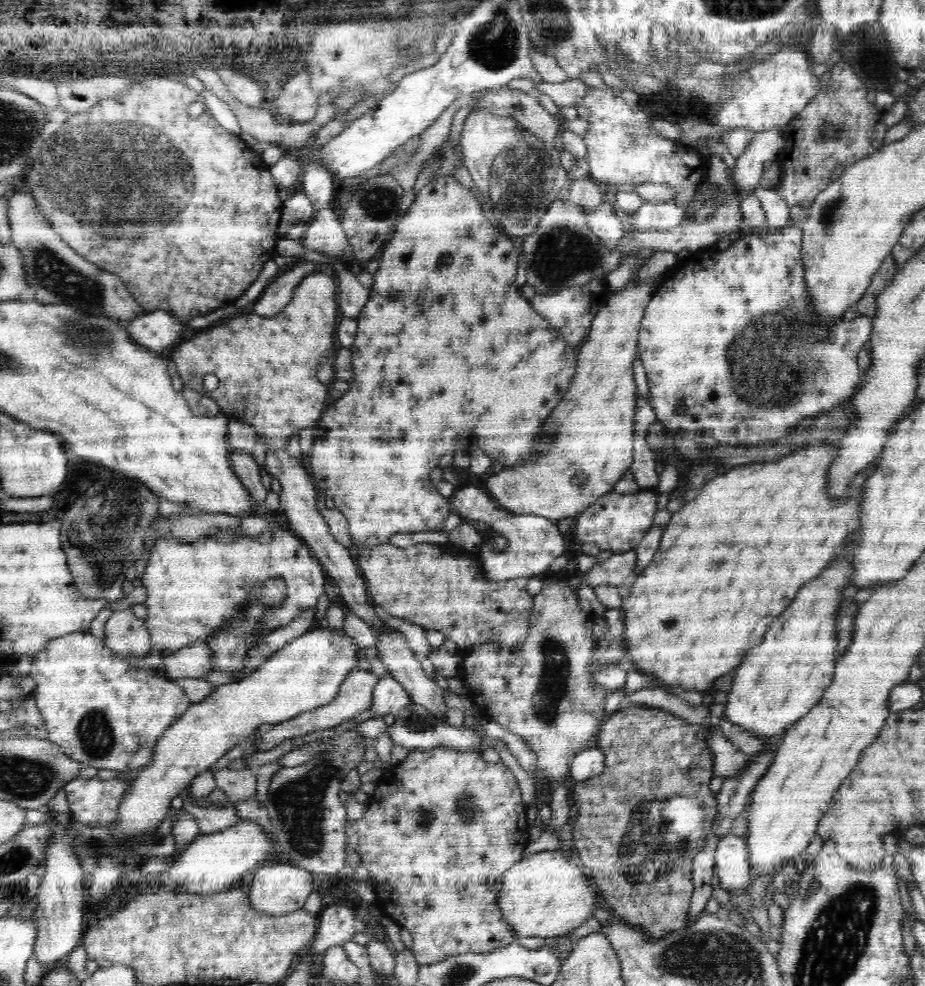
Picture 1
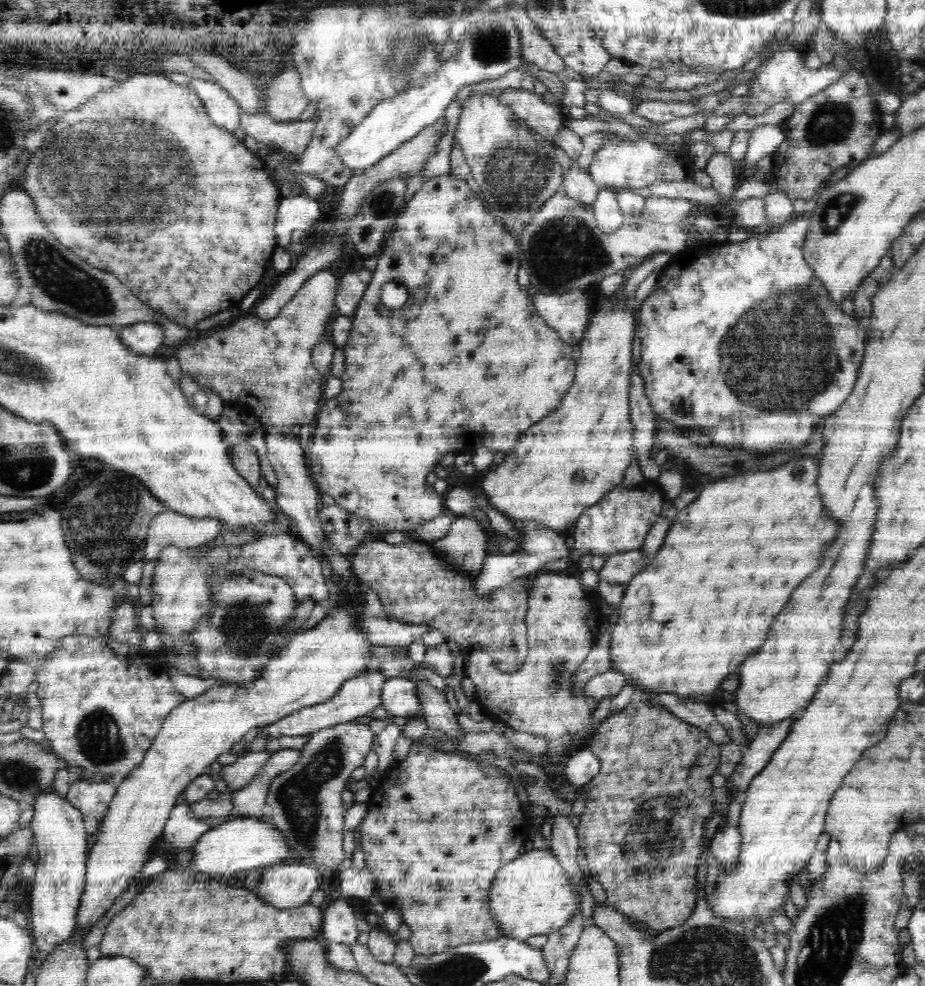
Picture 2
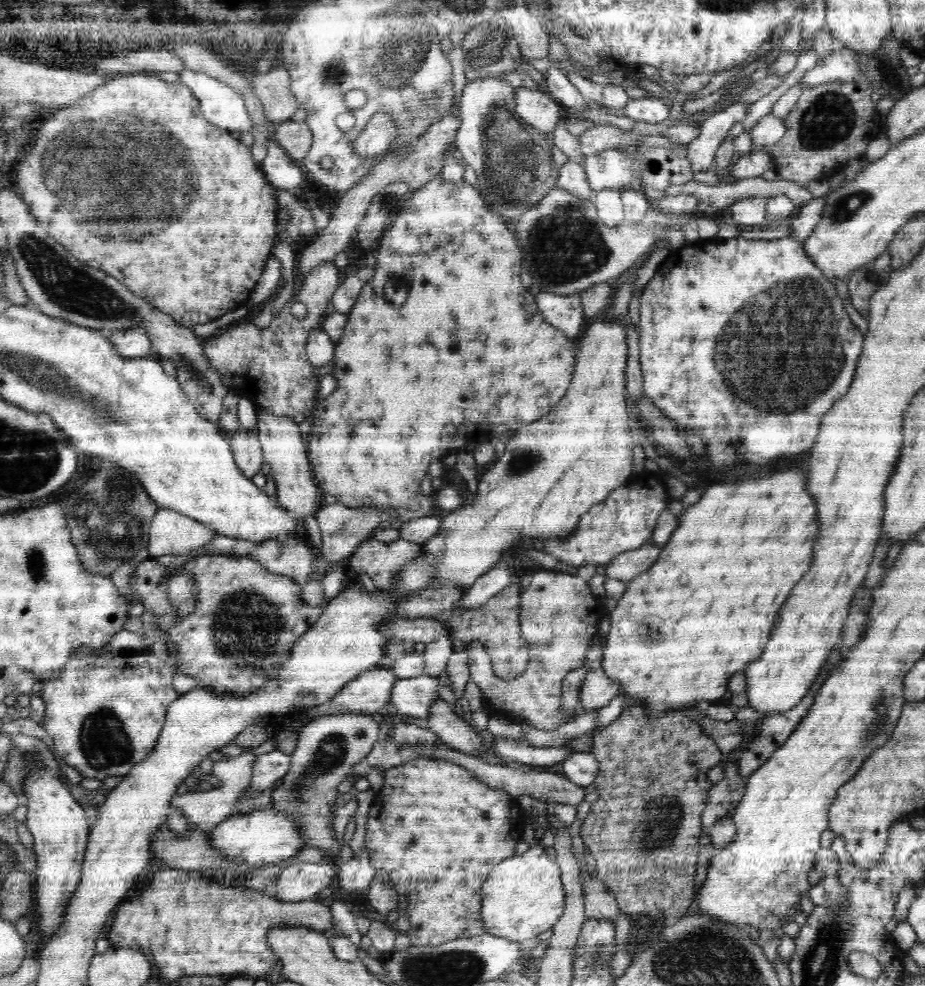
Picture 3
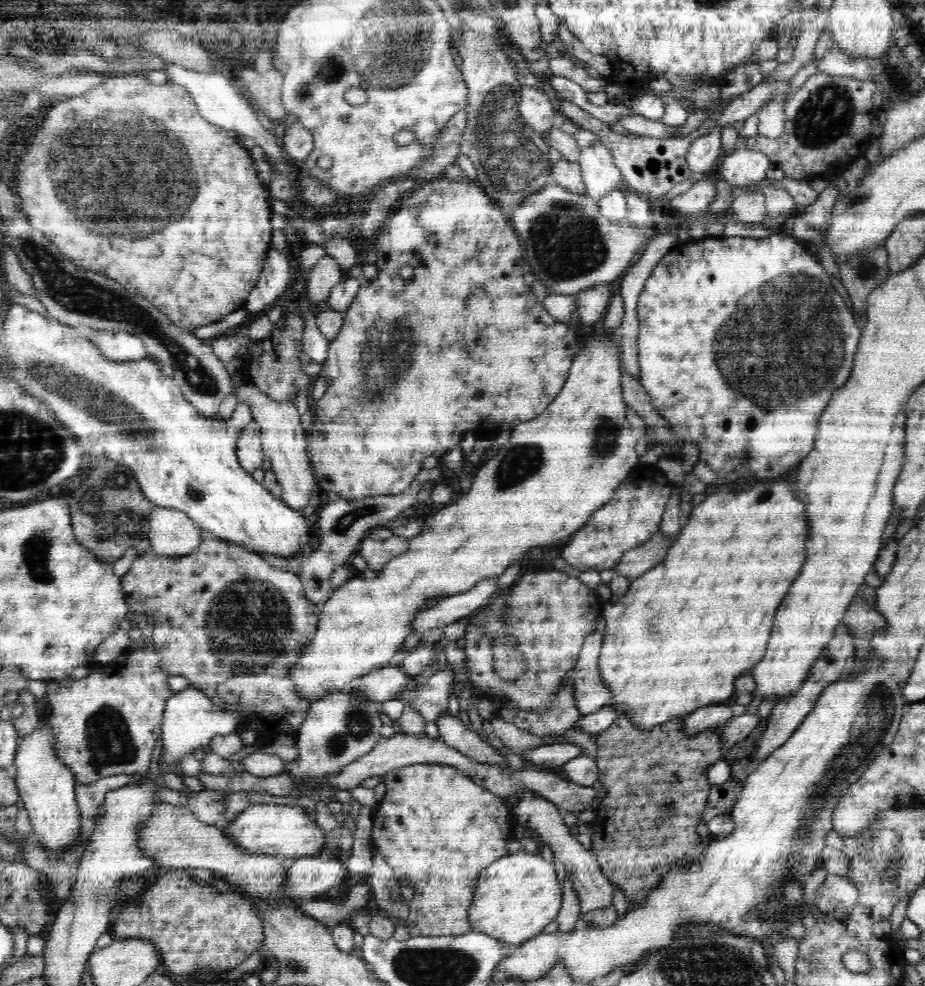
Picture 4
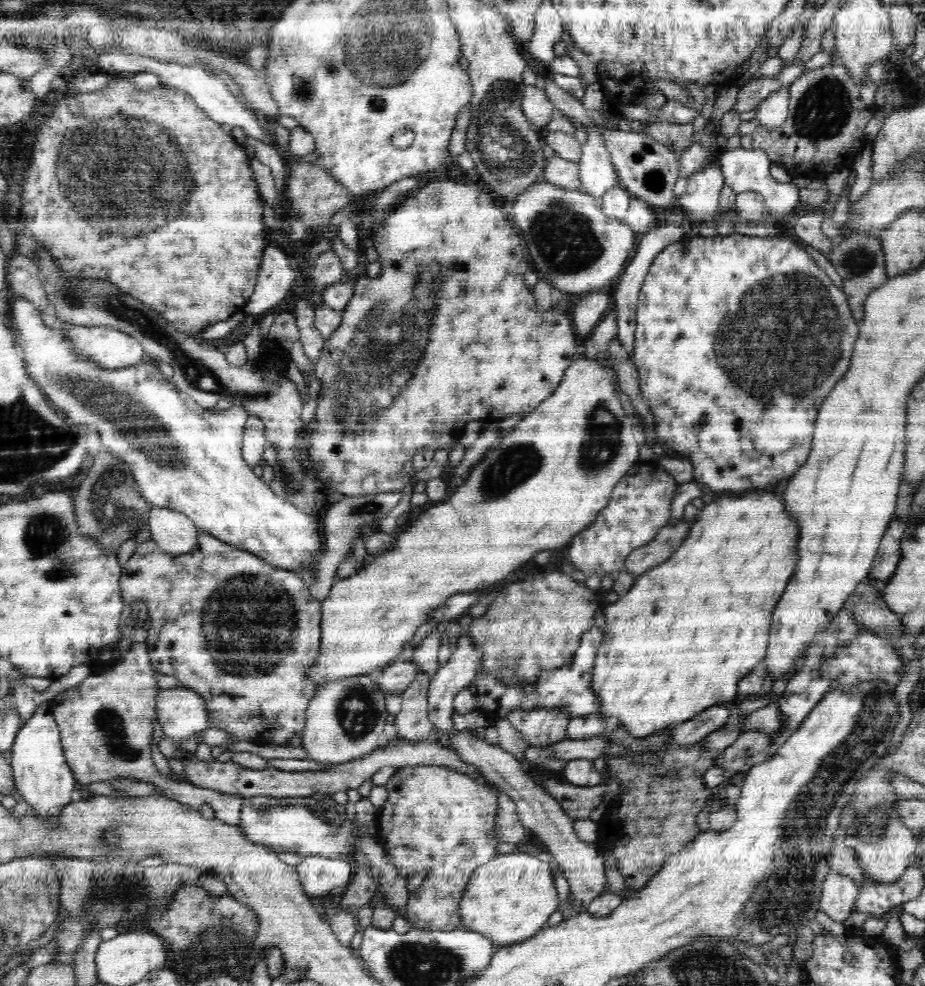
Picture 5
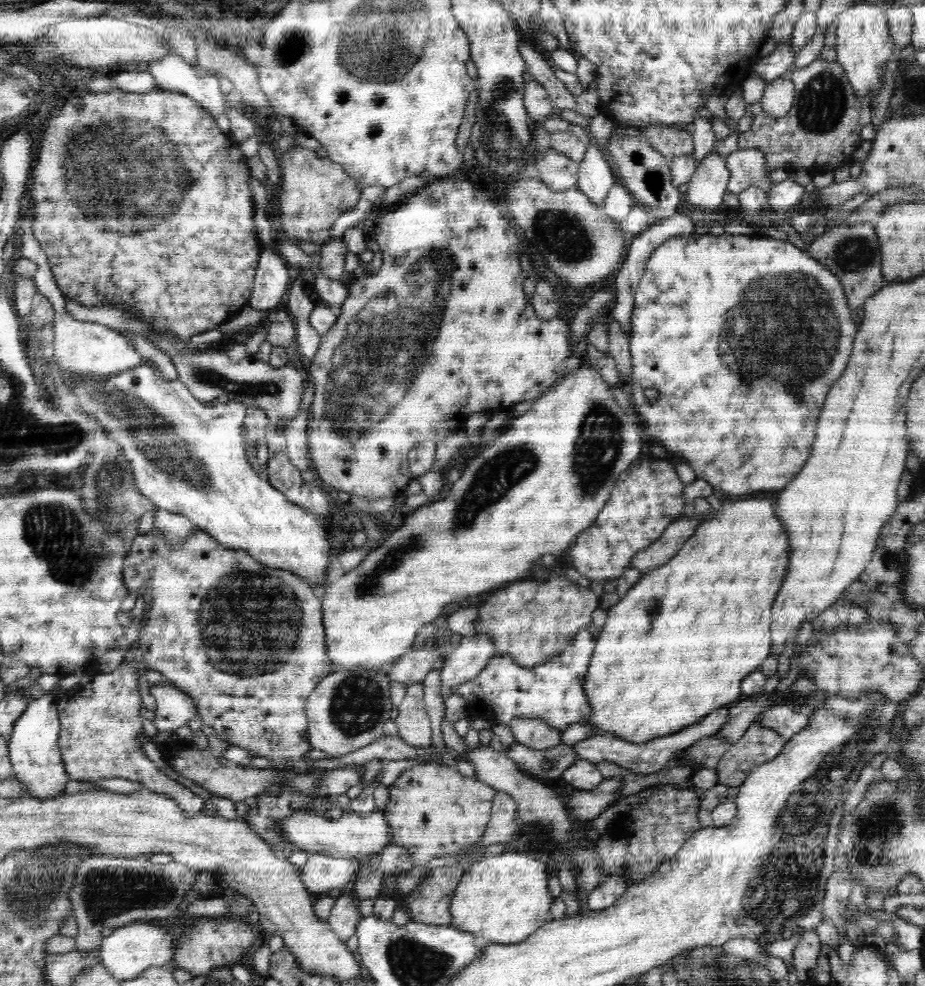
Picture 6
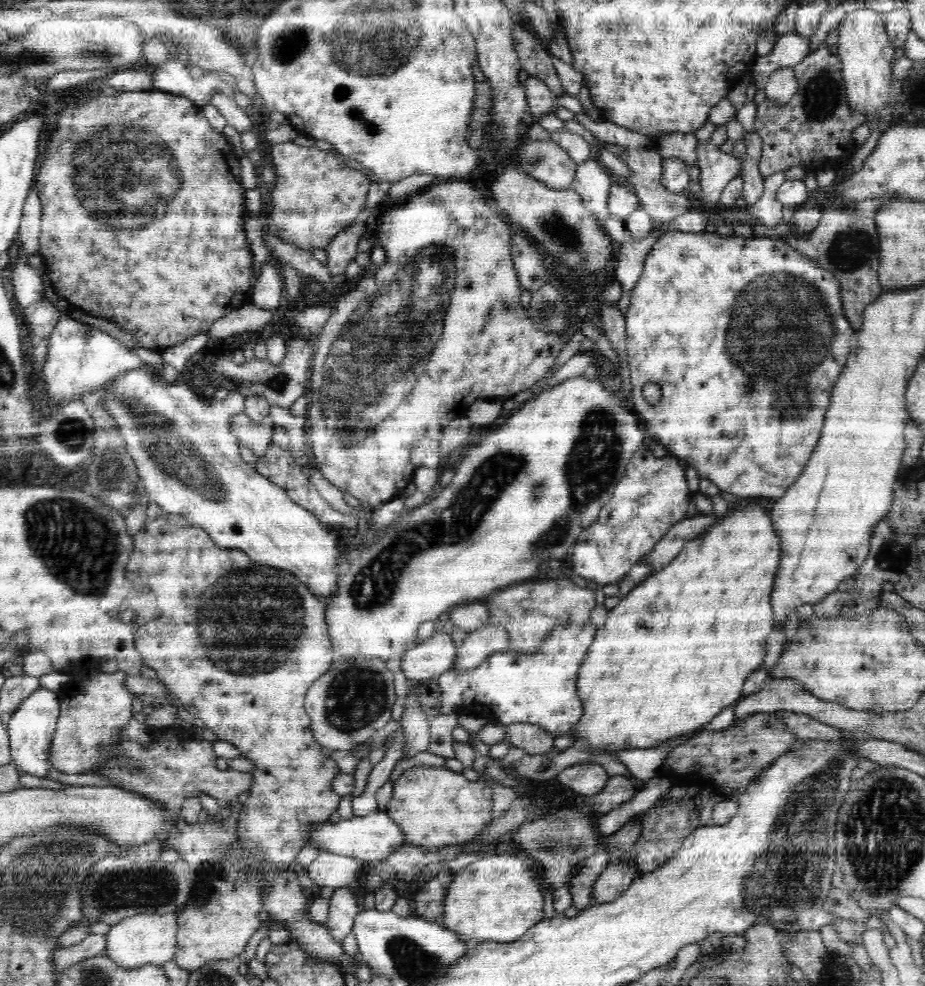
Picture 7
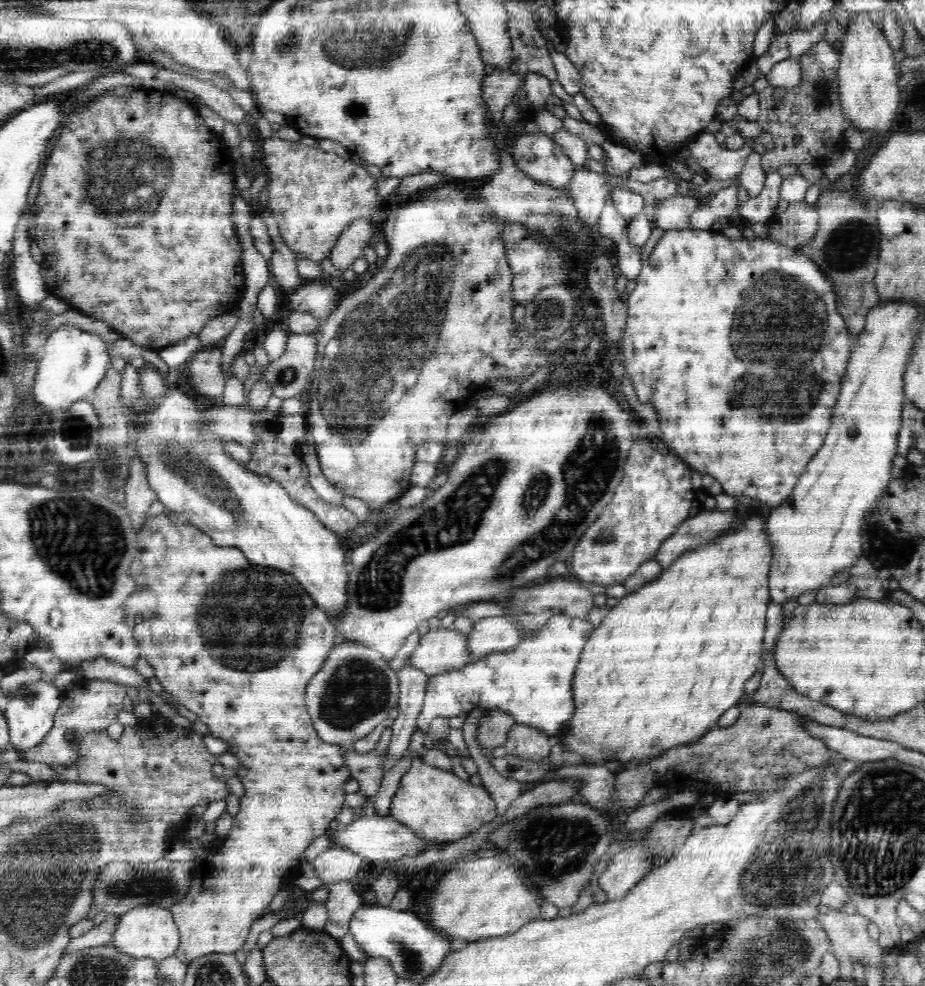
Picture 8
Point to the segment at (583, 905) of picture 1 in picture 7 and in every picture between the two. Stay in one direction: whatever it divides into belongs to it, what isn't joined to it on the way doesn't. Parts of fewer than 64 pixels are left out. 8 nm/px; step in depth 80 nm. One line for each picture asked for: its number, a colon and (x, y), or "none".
2: (530, 895)
3: (523, 896)
4: (516, 897)
5: (508, 900)
6: (504, 899)
7: (499, 898)

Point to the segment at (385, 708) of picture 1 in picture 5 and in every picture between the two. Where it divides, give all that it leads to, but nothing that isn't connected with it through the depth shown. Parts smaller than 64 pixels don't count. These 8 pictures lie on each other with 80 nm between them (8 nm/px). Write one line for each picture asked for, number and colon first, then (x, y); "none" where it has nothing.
2: (399, 696)
3: (412, 696)
4: (430, 699)
5: (460, 670)

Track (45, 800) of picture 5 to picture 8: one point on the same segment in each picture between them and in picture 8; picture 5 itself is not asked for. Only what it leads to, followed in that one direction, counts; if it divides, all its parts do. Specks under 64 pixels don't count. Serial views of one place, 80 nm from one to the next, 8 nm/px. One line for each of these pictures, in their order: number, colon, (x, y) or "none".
6: (35, 756)
7: (31, 728)
8: (30, 711)

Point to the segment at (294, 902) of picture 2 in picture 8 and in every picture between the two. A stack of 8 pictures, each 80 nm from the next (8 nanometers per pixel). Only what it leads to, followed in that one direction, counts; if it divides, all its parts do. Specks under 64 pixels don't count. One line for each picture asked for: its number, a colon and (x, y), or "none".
3: (300, 881)
4: (307, 877)
5: (318, 875)
6: (320, 873)
7: (330, 870)
8: (334, 864)

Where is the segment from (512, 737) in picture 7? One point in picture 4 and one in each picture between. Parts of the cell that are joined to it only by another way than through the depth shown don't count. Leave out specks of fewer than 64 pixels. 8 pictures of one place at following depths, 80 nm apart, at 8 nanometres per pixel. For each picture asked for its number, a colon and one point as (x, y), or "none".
4: (560, 717)
5: (541, 727)
6: (537, 734)

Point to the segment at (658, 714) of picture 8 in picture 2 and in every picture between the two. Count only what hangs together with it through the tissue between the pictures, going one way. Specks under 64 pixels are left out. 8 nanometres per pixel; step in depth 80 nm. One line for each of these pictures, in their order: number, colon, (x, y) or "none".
2: (732, 557)
3: (706, 607)
4: (687, 628)
5: (689, 629)
6: (677, 646)
7: (677, 650)

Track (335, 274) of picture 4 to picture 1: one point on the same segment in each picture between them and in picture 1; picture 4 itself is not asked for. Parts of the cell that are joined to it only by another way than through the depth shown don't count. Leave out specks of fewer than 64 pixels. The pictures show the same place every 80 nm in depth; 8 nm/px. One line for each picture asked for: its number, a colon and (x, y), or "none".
1: (267, 368)
2: (265, 368)
3: (270, 367)

